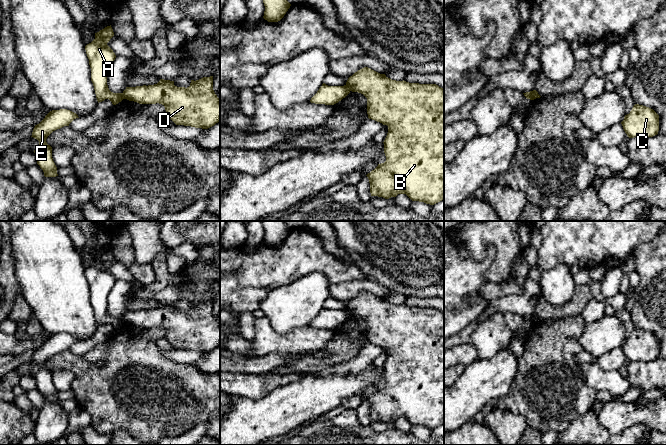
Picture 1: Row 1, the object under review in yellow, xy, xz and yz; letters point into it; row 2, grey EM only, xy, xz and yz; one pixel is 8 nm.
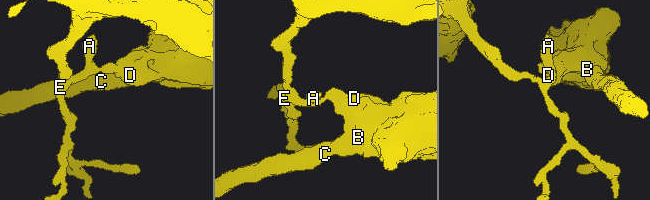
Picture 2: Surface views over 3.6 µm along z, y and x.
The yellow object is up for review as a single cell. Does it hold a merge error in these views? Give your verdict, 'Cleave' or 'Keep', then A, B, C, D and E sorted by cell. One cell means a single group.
Cleave. Groups: A E / B C D

